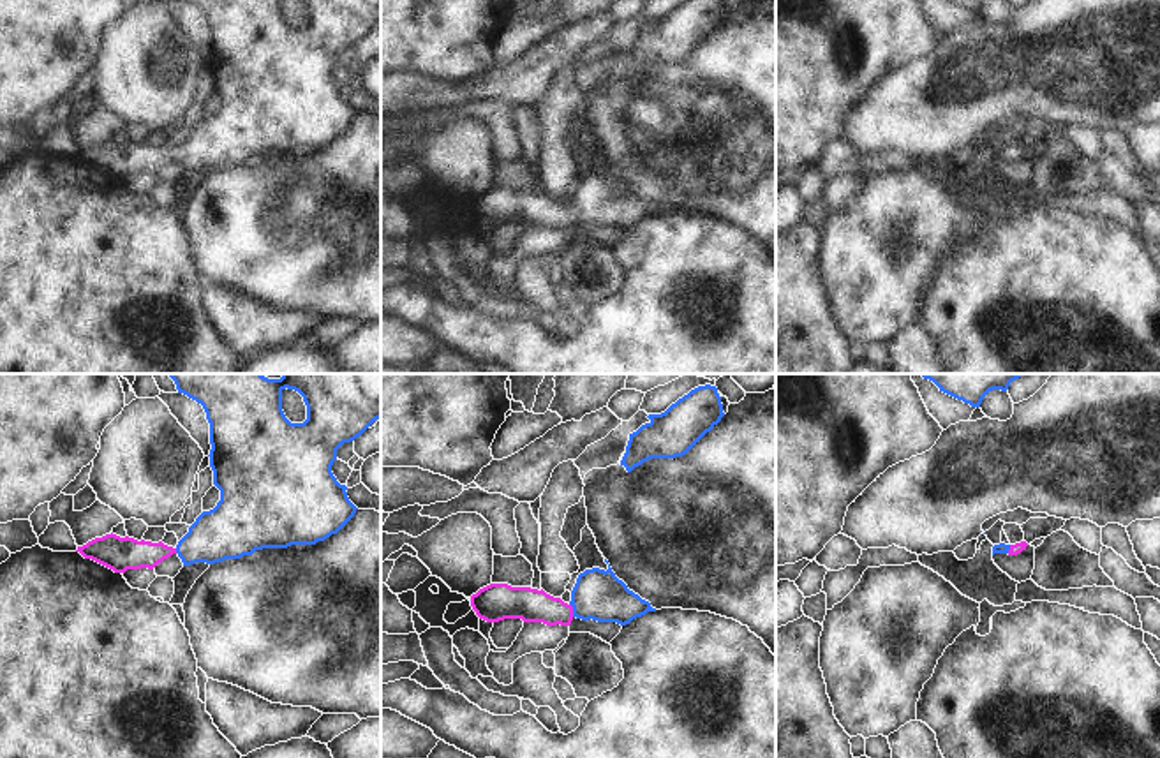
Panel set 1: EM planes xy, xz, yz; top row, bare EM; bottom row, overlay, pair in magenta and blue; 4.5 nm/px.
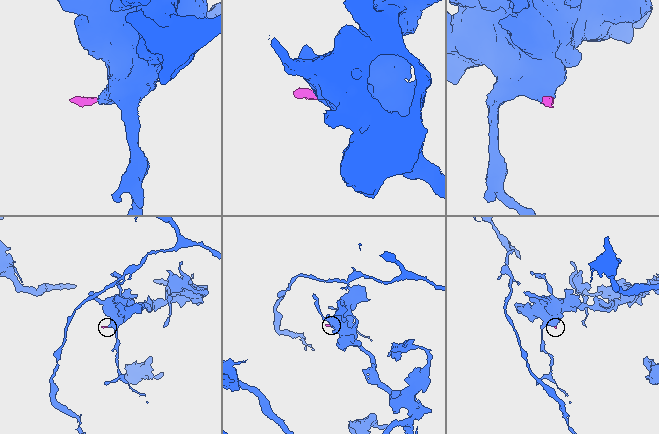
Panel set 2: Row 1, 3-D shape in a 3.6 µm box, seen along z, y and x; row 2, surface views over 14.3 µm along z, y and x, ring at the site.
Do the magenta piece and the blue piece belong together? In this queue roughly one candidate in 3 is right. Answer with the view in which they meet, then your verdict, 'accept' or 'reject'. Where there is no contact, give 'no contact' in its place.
xz | accept

